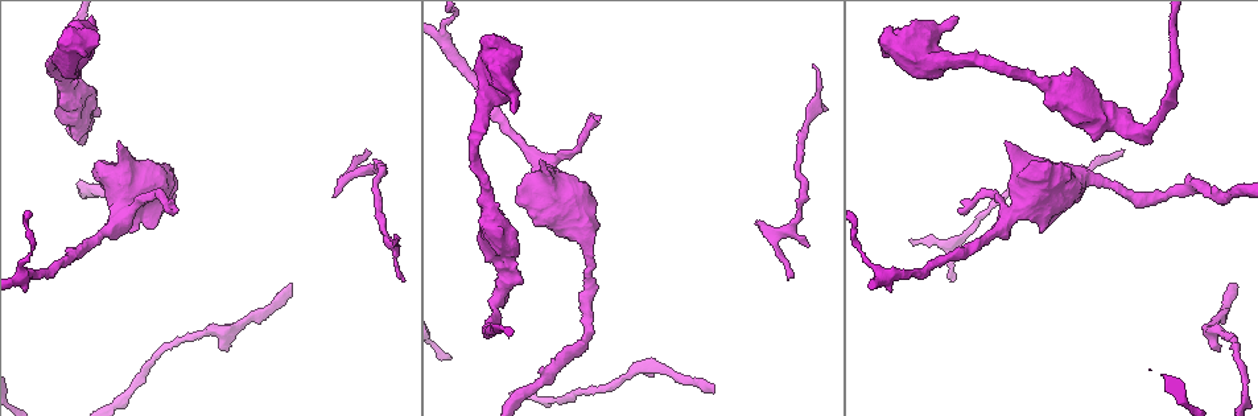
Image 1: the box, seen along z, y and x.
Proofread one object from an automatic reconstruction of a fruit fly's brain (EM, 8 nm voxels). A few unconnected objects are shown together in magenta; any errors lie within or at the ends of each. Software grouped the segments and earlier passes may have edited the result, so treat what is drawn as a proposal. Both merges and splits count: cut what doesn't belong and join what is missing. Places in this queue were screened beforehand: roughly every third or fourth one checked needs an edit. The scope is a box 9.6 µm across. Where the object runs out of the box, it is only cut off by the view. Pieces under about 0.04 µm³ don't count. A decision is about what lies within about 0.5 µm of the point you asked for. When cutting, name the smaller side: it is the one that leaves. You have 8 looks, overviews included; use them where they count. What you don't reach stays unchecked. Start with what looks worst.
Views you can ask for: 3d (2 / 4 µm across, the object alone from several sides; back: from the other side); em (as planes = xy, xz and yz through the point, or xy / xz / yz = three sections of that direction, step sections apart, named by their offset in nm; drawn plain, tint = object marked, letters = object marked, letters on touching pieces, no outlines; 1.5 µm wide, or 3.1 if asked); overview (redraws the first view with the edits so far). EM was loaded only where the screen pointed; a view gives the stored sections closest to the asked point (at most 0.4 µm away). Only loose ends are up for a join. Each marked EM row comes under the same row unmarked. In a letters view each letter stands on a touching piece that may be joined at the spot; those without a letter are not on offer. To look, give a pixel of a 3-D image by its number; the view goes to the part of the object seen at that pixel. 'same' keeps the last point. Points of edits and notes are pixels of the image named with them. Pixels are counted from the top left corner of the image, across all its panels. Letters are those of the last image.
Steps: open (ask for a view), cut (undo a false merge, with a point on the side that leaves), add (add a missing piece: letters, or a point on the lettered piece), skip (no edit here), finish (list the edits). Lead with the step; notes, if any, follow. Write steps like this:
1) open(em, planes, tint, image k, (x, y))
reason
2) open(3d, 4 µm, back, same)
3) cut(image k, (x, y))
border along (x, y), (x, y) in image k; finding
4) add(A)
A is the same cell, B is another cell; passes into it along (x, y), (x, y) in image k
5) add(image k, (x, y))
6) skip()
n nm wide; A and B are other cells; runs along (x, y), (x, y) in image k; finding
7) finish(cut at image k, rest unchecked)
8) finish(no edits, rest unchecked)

open(em, planes, tint, image 1, (170, 210))
free end

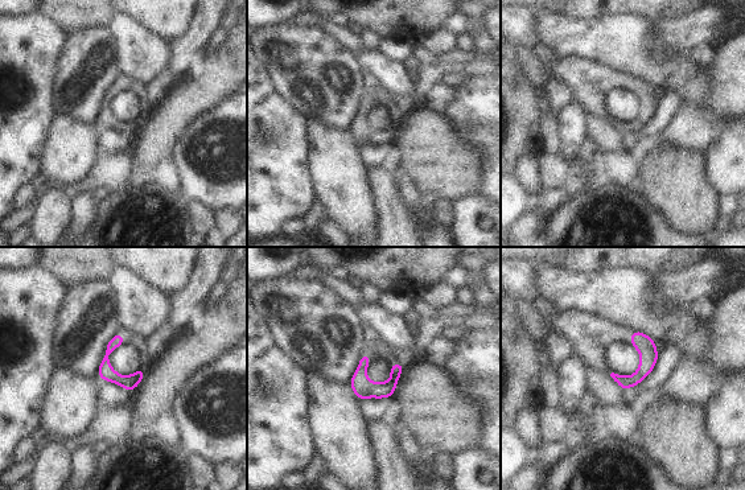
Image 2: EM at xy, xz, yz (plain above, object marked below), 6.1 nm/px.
open(em, planes, letters, same)
what lies round it

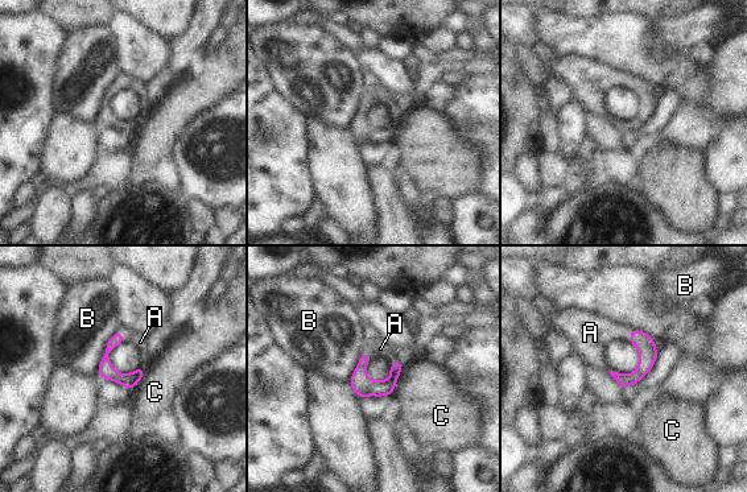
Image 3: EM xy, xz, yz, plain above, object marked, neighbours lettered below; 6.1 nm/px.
add(A)
A is the same cell, B and C are other cells; it goes on there

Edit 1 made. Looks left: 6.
open(3d, 2 µm, image 1, (790, 275))
free end

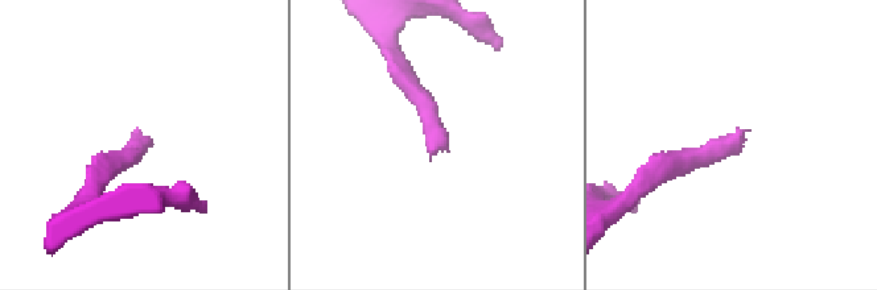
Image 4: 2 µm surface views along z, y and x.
open(em, planes, letters, image 4, (137, 130))
need the tissue

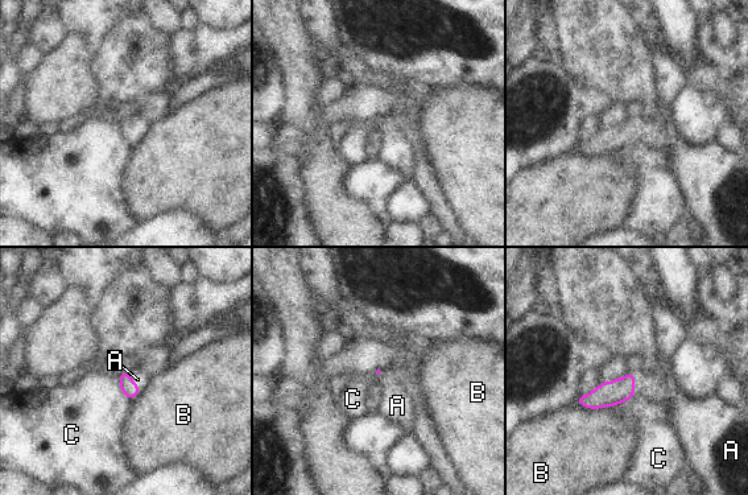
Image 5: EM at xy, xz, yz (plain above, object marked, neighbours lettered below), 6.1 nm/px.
add(A)
A is the same cell, B and C are other cells; it goes on there

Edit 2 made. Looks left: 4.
open(overview)

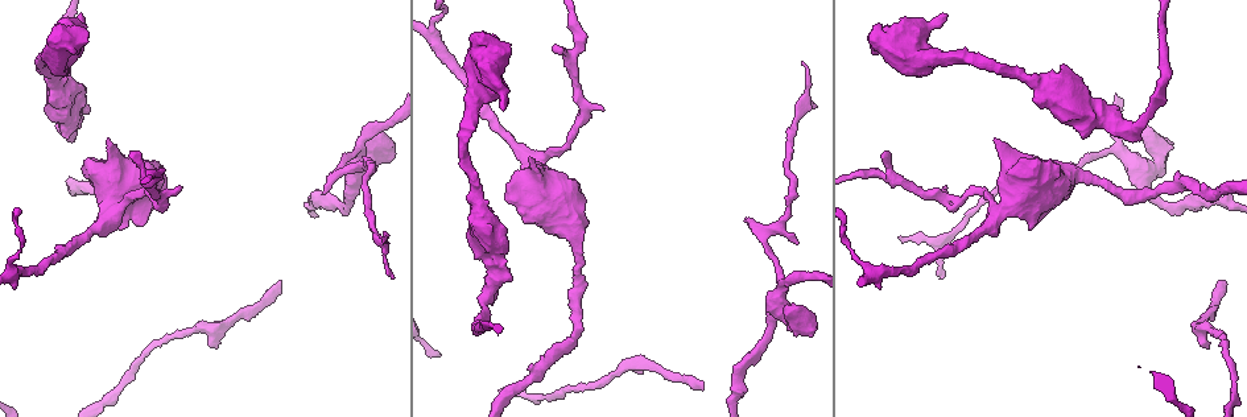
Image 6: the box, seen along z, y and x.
open(em, planes, letters, image 6, (477, 39))
stops while still wide

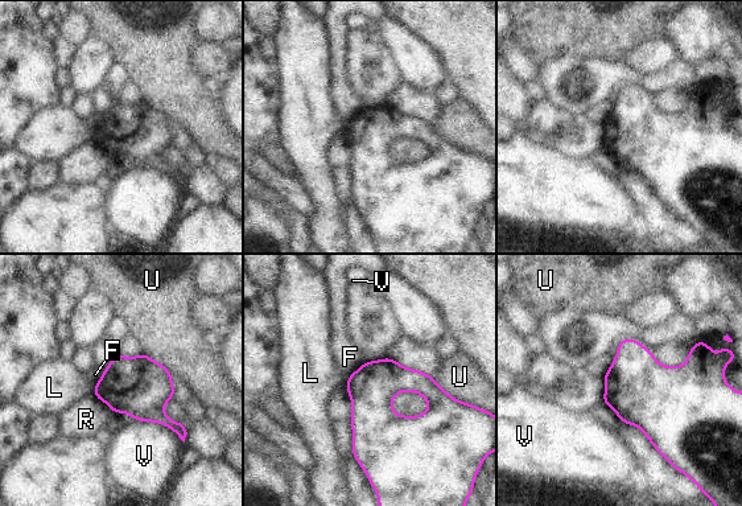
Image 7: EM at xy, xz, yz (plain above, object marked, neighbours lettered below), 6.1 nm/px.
skip()
F, L, R, U and V are other cells; border along (365, 361), (349, 377) in image 7; none of them fits

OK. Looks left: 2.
finish(add at image 3, add at image 5, rest unchecked)

